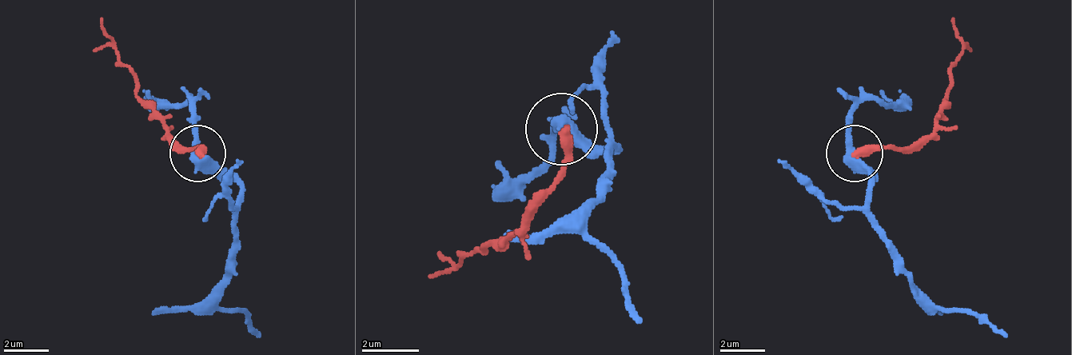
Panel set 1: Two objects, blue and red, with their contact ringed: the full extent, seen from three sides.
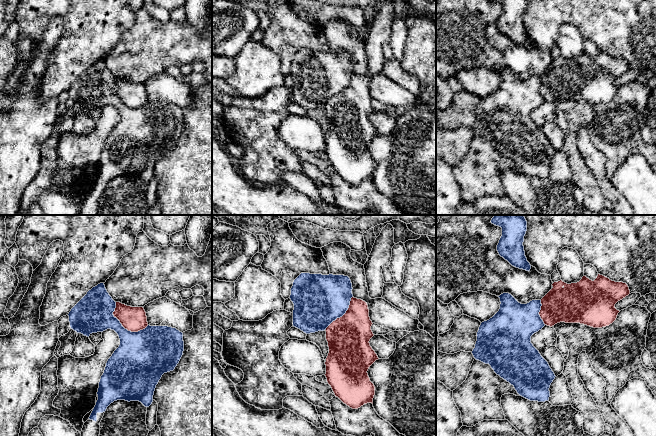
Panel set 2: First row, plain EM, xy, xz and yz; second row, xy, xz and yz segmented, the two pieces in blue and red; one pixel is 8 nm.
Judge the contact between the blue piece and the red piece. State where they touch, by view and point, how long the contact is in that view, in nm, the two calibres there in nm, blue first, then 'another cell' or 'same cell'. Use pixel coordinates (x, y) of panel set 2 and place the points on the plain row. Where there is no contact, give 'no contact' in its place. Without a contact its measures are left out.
xy (123, 103) | 320 nm | 360/200 nm | another cell

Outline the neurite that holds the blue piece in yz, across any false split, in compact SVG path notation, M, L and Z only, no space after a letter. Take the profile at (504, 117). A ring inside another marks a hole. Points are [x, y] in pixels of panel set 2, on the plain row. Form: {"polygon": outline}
{"polygon": "M509 69L498 73L500 85L492 94L481 99L472 130L476 136L489 140L497 151L513 161L520 172L530 177L548 177L549 164L556 152L531 119L531 112L545 102L539 91L541 76L521 80Z"}

